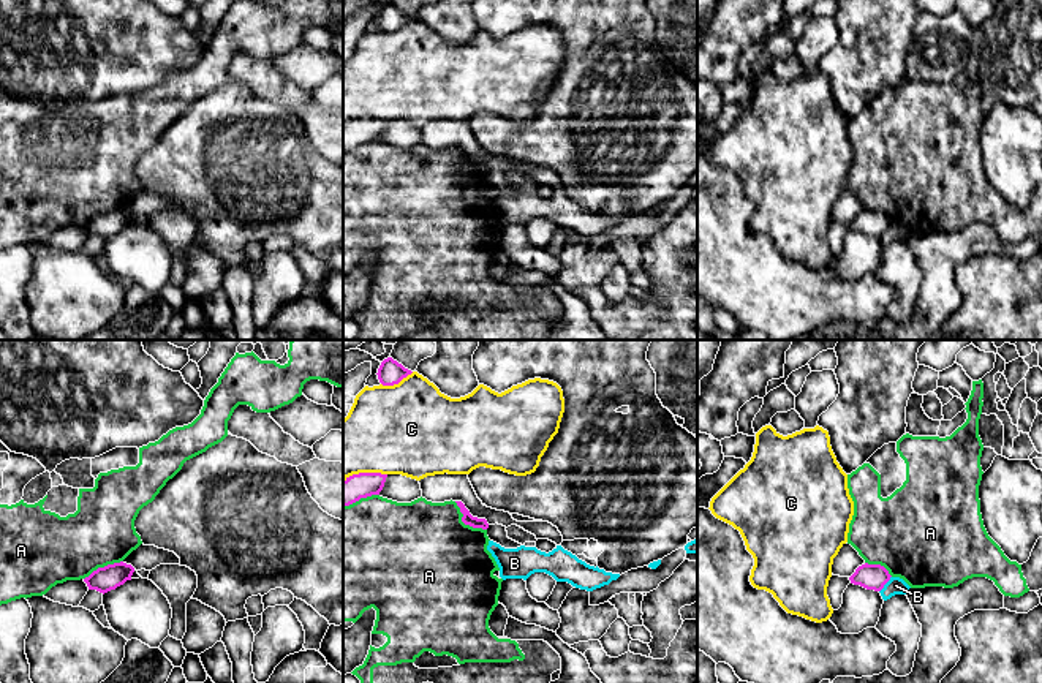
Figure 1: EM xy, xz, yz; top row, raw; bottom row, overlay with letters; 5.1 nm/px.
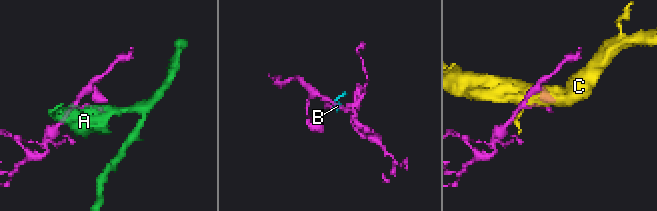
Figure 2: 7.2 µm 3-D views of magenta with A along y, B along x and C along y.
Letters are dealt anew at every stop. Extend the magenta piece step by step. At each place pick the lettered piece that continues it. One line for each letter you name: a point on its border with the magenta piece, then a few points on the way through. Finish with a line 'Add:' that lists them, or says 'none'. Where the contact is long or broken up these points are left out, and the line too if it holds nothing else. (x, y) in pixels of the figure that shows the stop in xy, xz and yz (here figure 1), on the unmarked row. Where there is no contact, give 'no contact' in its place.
Add: none

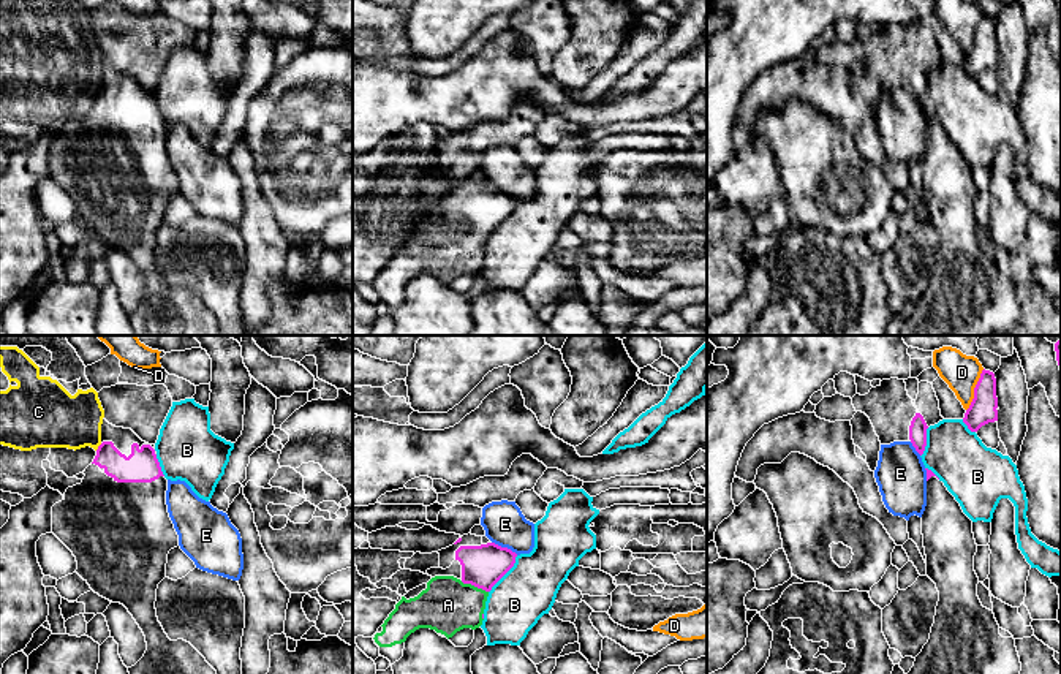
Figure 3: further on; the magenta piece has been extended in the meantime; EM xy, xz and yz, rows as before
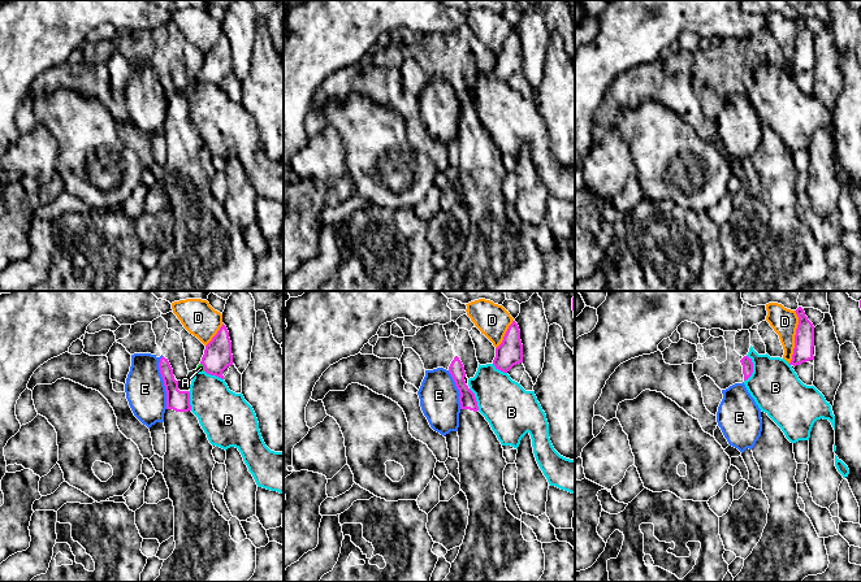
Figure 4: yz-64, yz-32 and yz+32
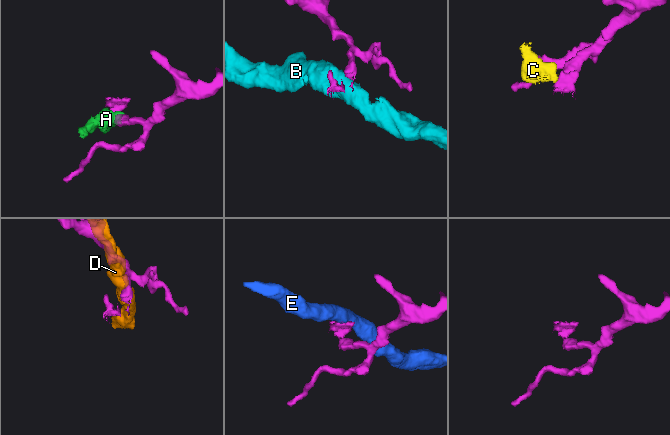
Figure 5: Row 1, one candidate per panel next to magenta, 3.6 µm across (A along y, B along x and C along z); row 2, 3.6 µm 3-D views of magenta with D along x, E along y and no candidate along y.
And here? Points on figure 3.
A: contact xz (475, 231)
Add: A

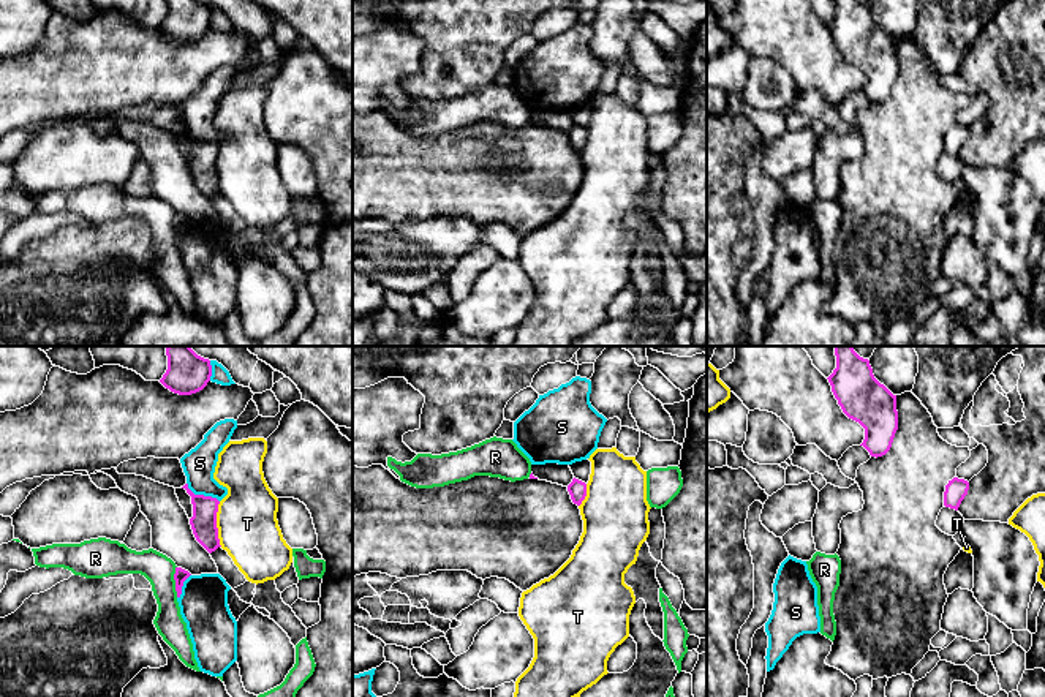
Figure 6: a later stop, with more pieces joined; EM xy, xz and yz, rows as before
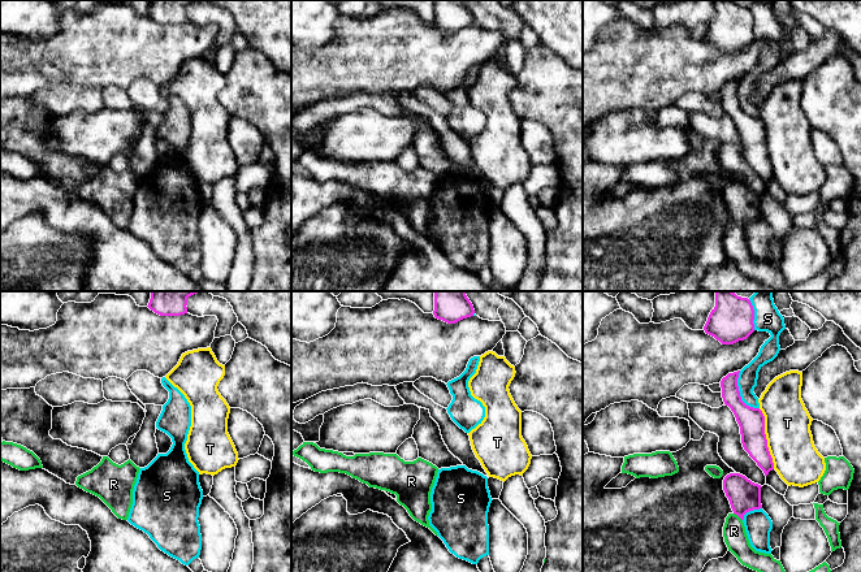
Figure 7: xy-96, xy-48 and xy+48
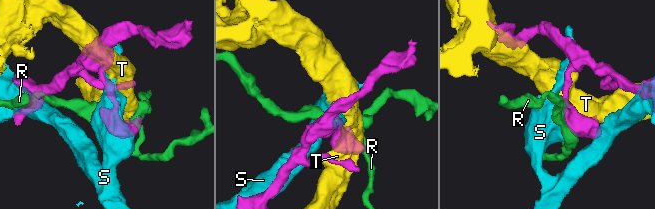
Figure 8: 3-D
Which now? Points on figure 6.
Add: none

